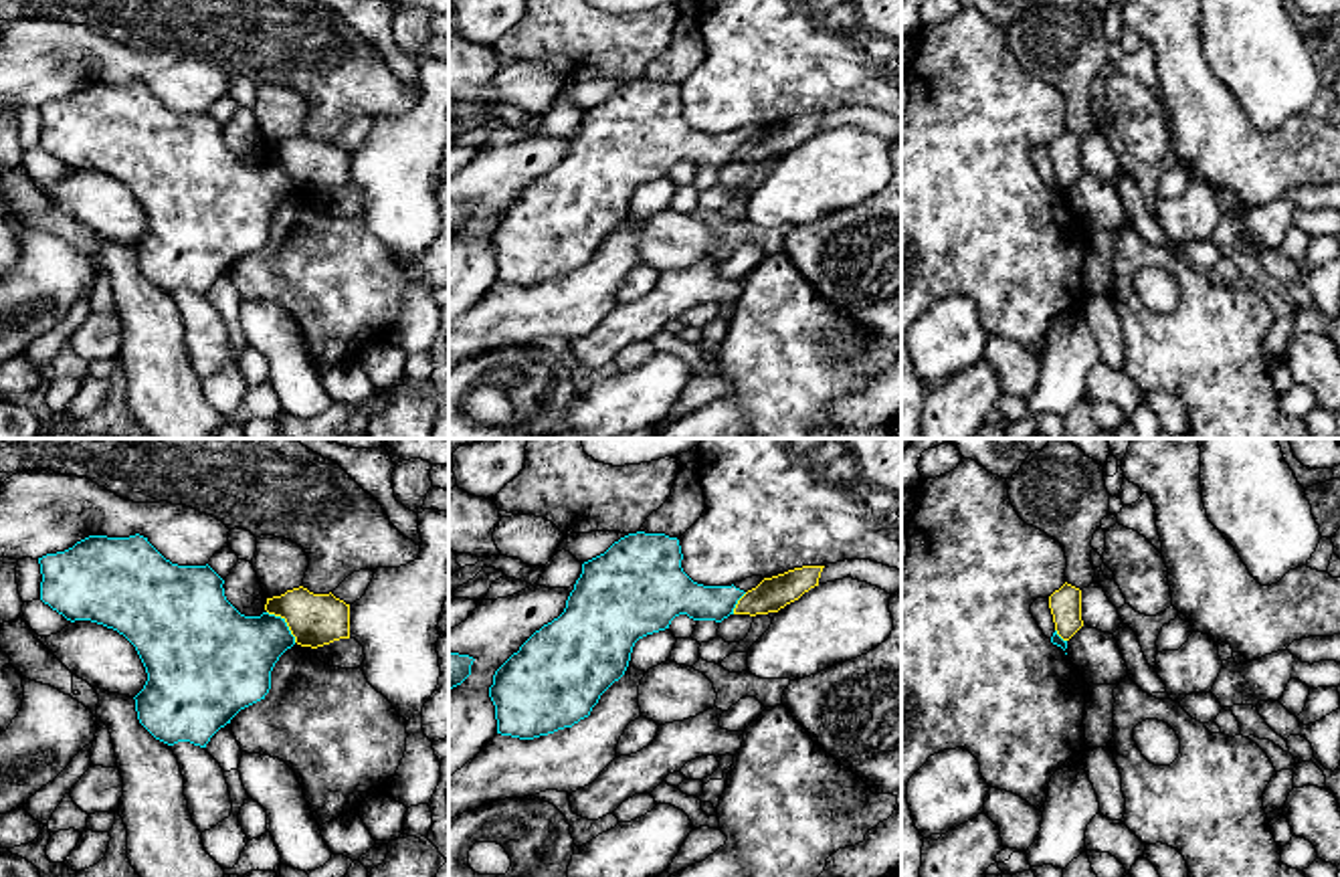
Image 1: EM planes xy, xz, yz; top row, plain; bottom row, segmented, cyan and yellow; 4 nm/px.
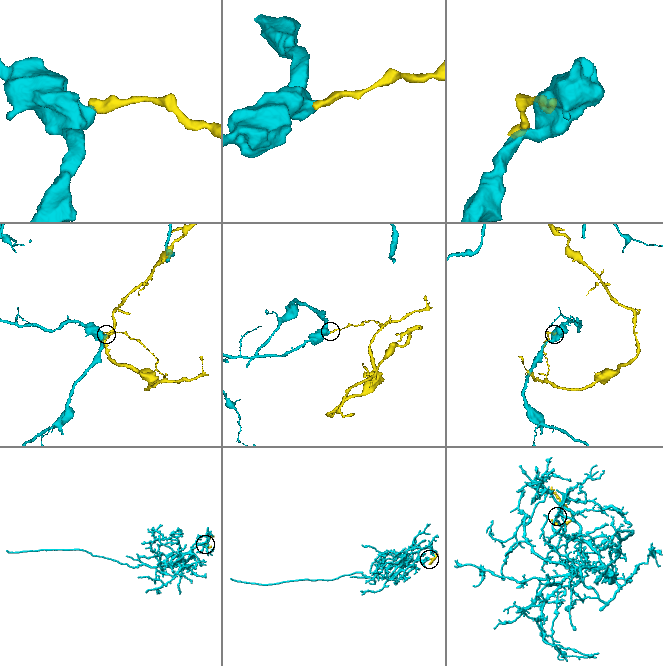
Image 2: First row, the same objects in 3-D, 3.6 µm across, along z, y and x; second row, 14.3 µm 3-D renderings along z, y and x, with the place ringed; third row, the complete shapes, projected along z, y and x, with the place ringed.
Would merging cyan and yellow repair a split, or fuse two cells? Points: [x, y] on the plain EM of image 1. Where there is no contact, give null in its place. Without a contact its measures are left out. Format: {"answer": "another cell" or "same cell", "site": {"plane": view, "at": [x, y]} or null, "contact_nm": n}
{"answer": "another cell", "site": {"plane": "xy", "at": [285, 170]}, "contact_nm": 170}

